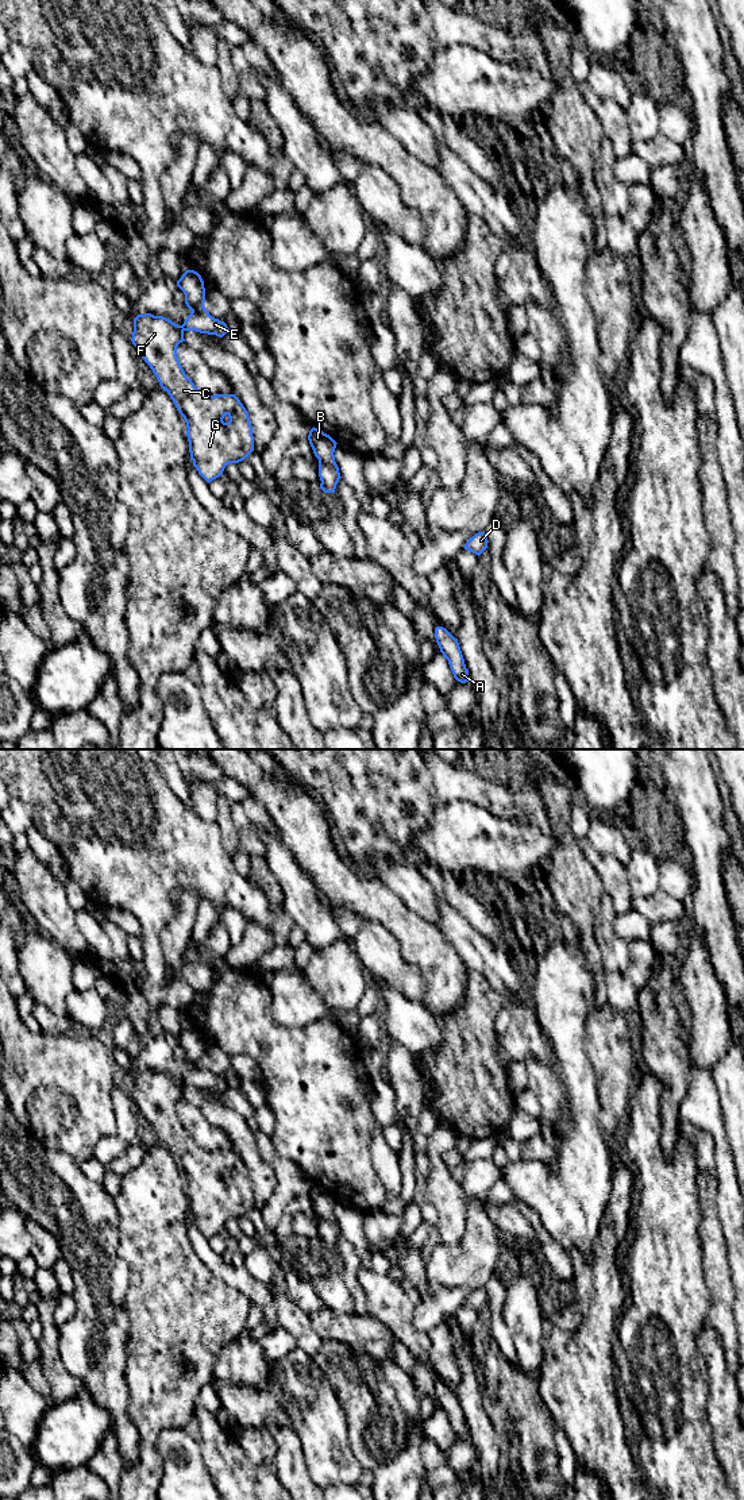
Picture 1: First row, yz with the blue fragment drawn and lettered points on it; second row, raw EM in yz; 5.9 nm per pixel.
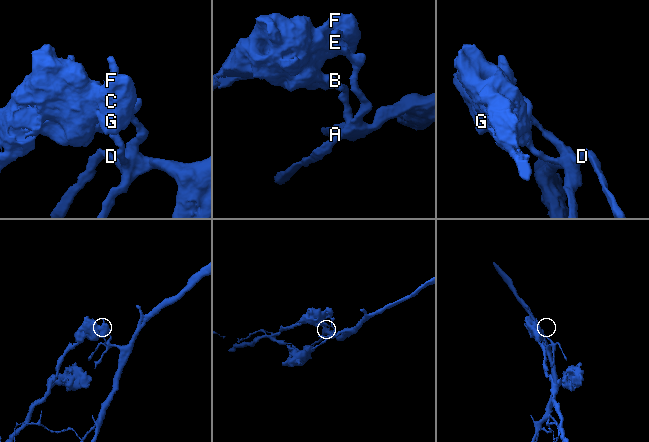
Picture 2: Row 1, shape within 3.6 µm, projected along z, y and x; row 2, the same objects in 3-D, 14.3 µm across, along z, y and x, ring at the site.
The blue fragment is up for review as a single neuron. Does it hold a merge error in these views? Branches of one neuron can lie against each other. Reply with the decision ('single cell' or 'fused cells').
fused cells

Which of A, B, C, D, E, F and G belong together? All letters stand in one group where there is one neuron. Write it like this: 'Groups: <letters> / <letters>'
Groups: A D E / B C F G

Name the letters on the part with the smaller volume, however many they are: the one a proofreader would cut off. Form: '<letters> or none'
A, D, E

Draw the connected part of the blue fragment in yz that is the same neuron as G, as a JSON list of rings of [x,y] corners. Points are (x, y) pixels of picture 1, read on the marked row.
[[[138,315],[134,319],[131,342],[184,417],[188,428],[190,459],[208,483],[219,478],[227,464],[239,463],[254,451],[253,427],[248,412],[240,400],[235,394],[204,394],[186,377],[177,356],[178,344],[185,342],[181,325],[163,316]]]

